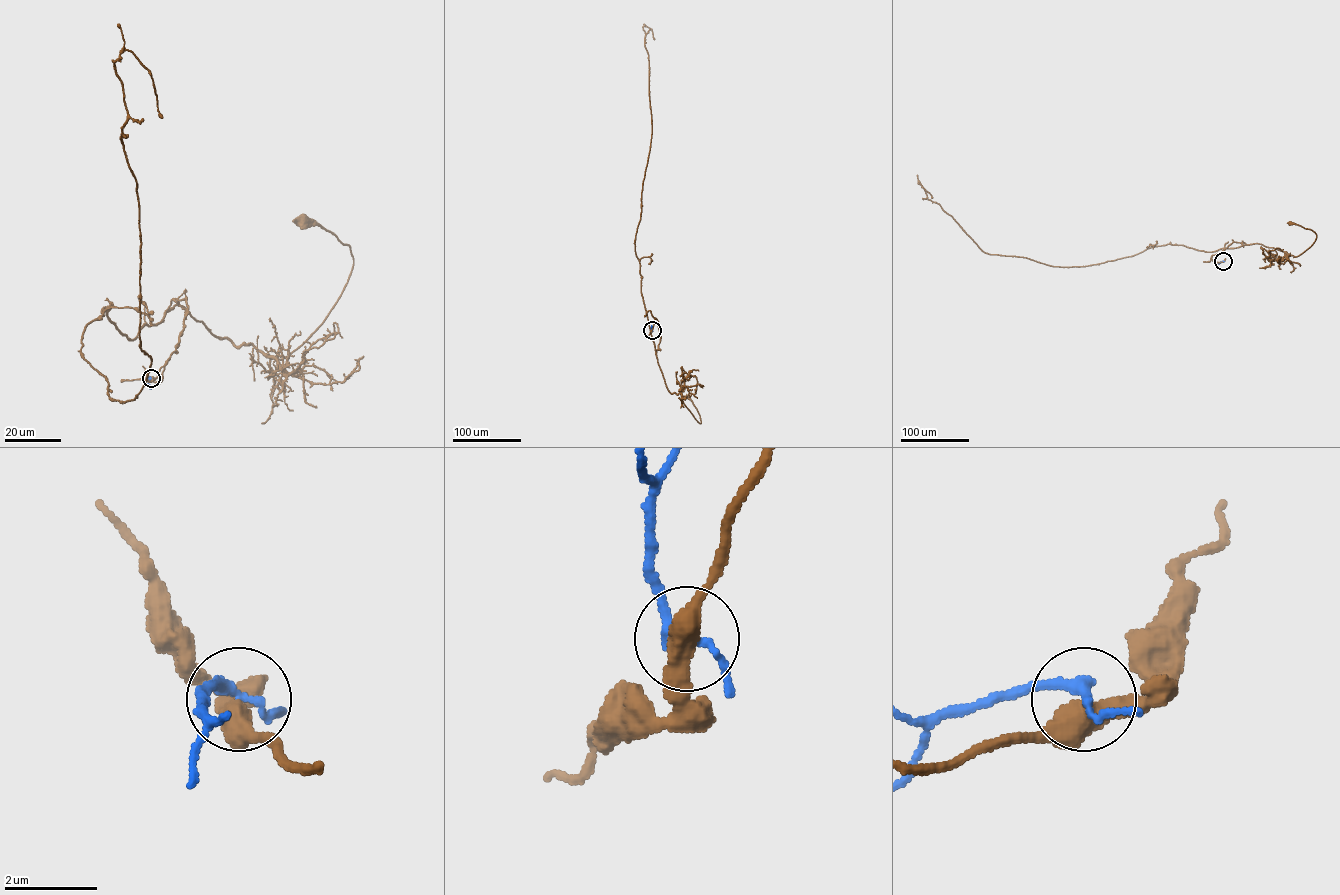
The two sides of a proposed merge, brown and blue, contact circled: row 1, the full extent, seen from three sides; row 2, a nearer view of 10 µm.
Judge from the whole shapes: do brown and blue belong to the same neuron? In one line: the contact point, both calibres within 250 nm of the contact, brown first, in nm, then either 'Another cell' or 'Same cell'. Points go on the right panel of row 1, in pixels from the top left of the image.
Place: (1223, 261). Thickness 480 nm (brown) against 240 nm. Another cell

